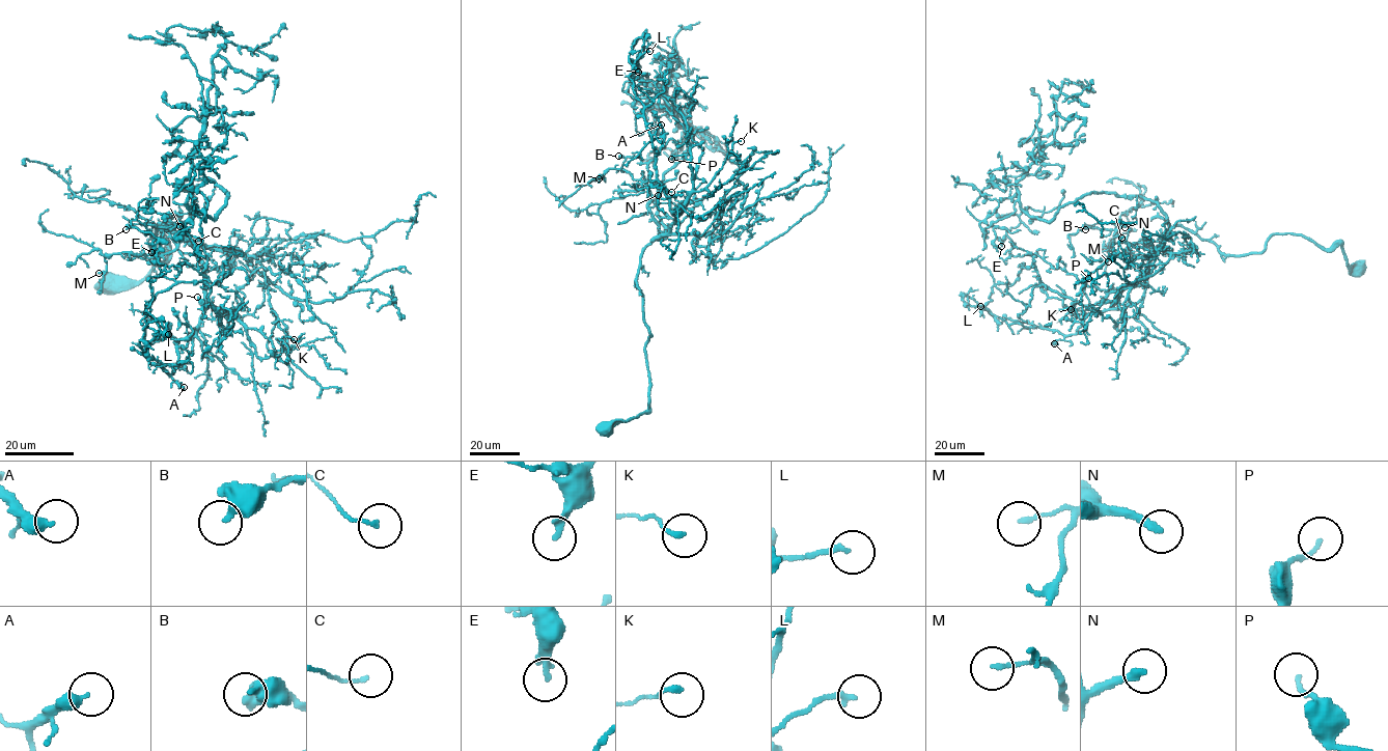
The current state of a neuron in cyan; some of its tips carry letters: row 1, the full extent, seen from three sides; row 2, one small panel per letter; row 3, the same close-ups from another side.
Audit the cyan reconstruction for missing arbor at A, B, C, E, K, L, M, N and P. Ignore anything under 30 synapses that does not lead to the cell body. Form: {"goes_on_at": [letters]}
{"goes_on_at": ["L", "N"]}

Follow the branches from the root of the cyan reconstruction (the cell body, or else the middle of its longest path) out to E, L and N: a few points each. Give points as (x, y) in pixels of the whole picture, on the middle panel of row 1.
E: (608, 429), (647, 410), (636, 276), (667, 232), (663, 175), (692, 141), (663, 99), (622, 90), (638, 72)
L: (608, 429), (647, 410), (650, 334), (636, 276), (642, 250), (676, 220), (629, 77), (649, 51)
N: (608, 429), (648, 408), (645, 343), (650, 334), (636, 276), (642, 250), (659, 235), (648, 206), (658, 195)

